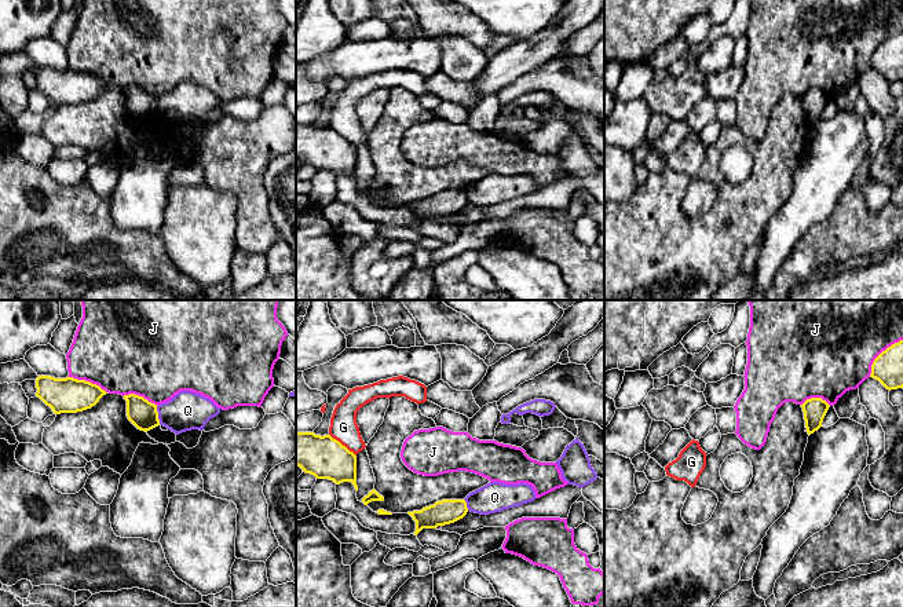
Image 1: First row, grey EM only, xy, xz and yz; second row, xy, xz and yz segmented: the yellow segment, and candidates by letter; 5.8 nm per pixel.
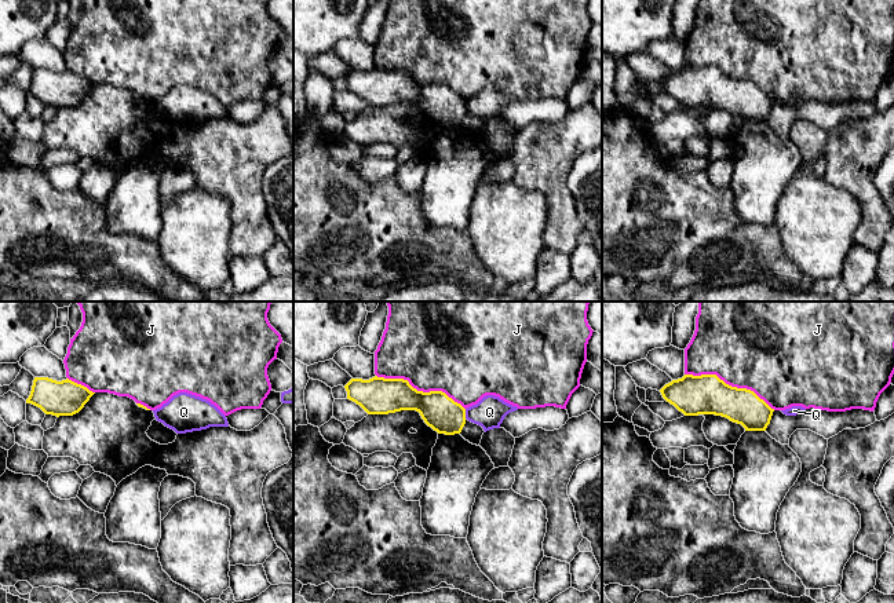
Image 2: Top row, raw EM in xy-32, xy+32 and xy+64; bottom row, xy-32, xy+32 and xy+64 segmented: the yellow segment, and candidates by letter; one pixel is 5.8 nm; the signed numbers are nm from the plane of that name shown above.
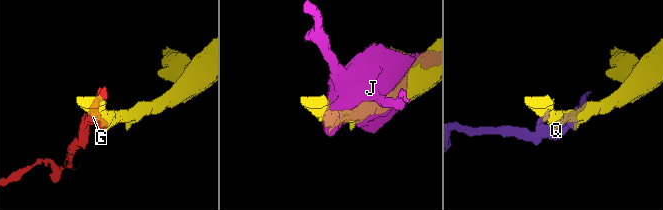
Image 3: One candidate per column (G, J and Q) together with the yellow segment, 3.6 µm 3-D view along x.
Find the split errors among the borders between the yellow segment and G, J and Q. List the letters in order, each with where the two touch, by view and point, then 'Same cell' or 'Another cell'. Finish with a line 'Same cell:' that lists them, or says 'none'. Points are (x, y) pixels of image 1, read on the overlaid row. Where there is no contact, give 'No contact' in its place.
G: Touches yellow at xz (342, 445). Another cell
J: Touches yellow at yz (880, 354). Another cell
Q: Touches yellow at xy (157, 414). Another cell
Same cell: none

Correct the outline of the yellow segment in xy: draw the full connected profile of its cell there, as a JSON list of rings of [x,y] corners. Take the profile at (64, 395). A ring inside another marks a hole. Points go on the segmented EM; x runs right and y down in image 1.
[[[39,376],[36,388],[36,396],[50,406],[55,414],[91,409],[107,394],[96,384],[73,377]]]

